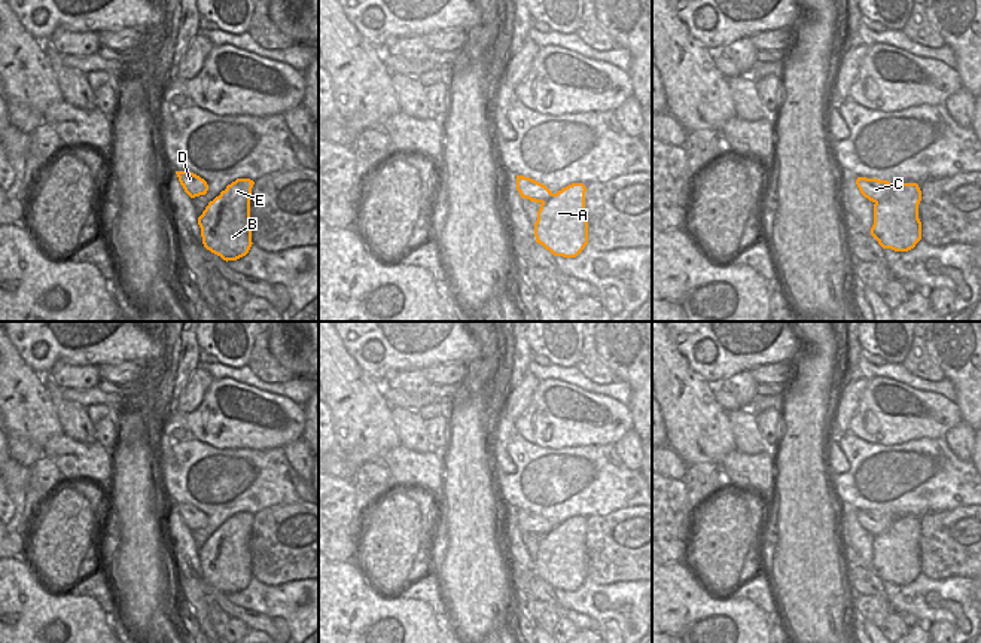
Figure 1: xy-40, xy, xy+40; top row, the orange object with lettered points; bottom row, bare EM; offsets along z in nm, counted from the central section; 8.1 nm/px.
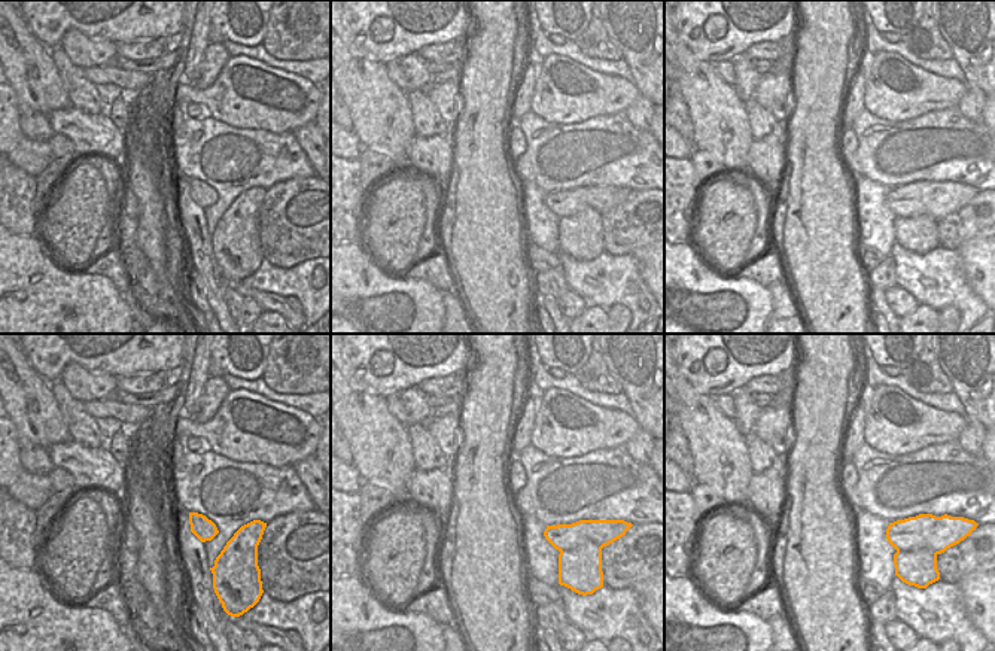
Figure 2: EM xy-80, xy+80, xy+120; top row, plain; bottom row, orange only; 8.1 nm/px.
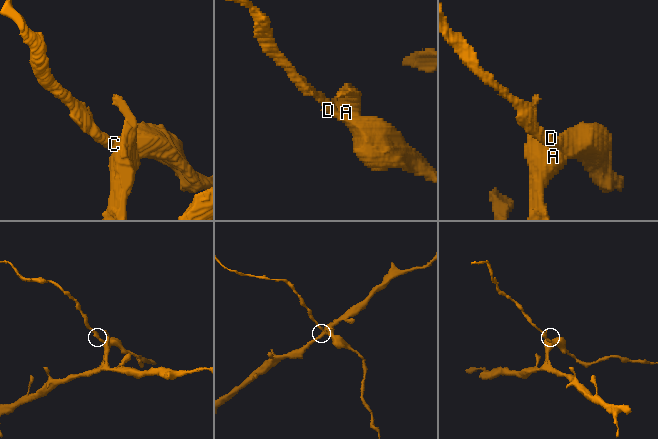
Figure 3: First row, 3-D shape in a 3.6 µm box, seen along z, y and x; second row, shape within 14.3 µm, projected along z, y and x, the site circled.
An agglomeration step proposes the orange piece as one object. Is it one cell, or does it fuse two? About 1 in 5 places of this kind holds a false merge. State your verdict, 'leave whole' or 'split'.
split

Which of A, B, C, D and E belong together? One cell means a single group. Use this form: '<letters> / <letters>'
A B E / C D

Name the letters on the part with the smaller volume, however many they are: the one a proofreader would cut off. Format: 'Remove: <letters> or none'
Remove: C, D

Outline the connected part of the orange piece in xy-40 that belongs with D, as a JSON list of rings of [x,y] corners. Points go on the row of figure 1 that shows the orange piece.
[[[176,171],[180,185],[183,186],[185,192],[191,196],[205,195],[208,191],[208,185],[199,176],[191,171]]]

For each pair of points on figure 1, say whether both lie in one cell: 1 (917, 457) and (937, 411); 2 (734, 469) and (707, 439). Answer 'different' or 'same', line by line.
1: different
2: different

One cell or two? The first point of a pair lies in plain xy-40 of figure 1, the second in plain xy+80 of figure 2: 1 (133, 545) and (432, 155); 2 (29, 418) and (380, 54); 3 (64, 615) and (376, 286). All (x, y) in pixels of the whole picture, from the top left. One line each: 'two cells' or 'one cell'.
1: two cells
2: two cells
3: one cell

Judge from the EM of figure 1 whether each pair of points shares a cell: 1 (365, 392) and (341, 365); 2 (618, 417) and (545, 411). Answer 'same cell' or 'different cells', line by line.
1: same cell
2: same cell

